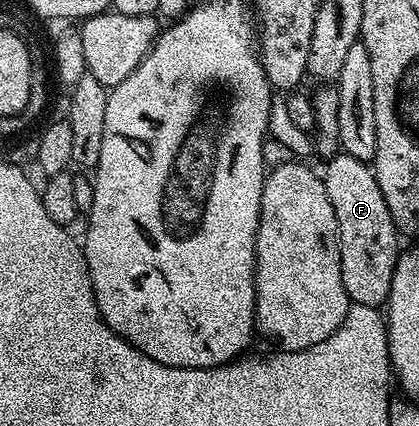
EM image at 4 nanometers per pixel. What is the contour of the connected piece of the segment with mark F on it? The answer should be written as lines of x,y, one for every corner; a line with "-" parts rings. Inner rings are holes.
340,152
326,159
324,166
327,167
321,170
321,177
337,216
341,280
347,297
357,306
382,307
389,296
393,268
401,253
401,235
391,219
389,204
385,204
374,169
368,163

